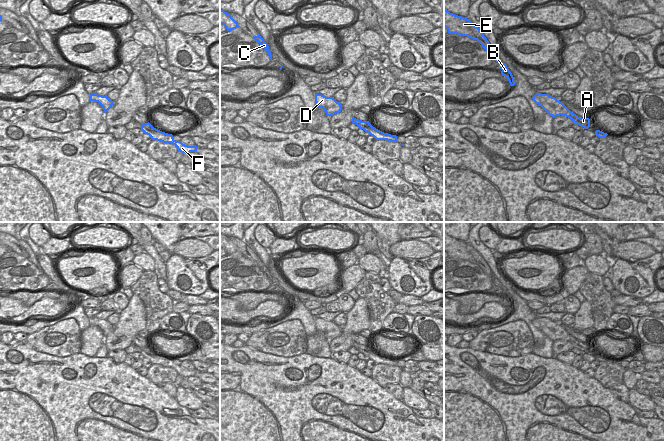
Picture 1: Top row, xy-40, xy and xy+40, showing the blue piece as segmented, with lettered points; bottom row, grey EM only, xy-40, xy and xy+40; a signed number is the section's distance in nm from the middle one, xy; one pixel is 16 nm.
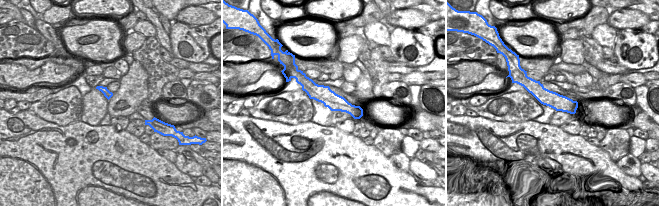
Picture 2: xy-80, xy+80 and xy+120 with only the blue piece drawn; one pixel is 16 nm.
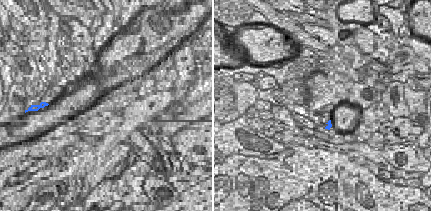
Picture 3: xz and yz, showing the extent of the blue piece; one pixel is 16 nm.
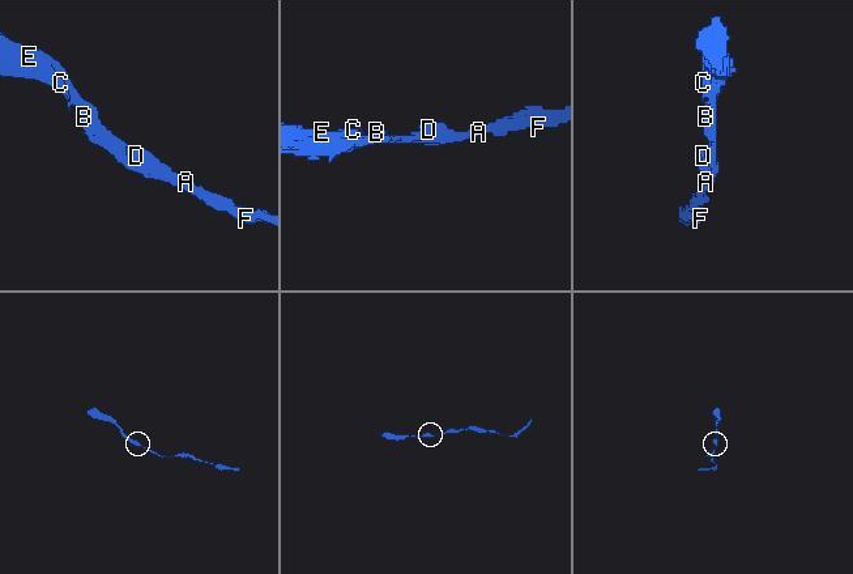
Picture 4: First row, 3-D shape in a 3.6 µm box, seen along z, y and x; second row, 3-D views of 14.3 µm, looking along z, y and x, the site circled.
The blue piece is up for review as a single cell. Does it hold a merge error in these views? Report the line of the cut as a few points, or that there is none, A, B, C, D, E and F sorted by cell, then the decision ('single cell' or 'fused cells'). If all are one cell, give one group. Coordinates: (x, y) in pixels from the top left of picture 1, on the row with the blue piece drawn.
cut none; groups A B C D E F; single cell

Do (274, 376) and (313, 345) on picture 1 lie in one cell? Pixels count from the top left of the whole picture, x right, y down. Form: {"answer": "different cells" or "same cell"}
{"answer": "different cells"}

